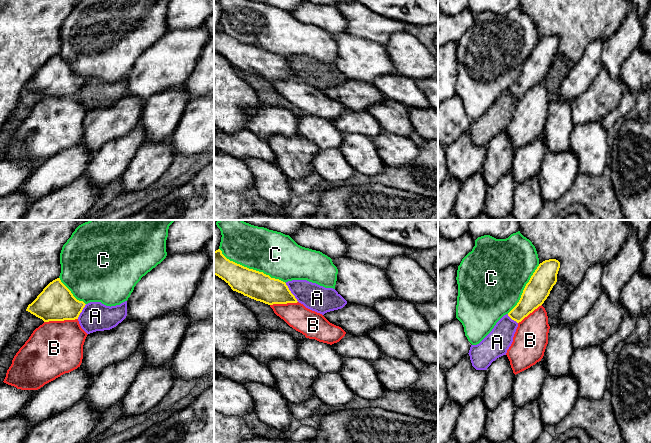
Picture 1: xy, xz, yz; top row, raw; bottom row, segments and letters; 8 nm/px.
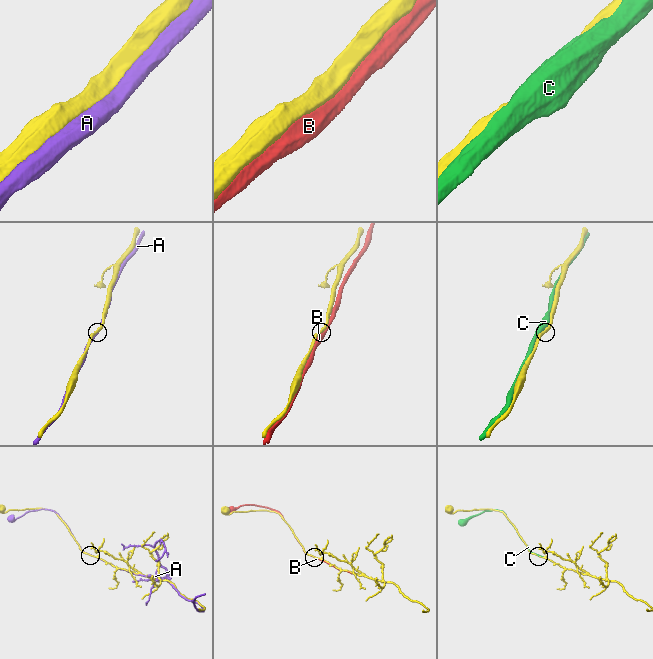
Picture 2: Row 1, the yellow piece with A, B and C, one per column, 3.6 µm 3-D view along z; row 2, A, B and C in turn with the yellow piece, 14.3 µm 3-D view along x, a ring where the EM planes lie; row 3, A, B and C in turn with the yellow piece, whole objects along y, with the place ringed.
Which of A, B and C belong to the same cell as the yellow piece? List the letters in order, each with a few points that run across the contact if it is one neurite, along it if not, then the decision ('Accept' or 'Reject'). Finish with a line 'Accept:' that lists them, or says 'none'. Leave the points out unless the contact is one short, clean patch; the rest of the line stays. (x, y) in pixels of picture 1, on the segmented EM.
A: Reject
B: Reject
C: Reject
Accept: none

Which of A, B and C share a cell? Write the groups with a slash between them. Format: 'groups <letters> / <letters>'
groups A / B / C

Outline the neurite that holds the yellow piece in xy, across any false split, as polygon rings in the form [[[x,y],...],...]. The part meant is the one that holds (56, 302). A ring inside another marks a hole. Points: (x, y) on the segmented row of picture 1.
[[[57,278],[50,282],[37,298],[28,305],[26,311],[44,322],[78,319],[85,307],[71,291]]]

